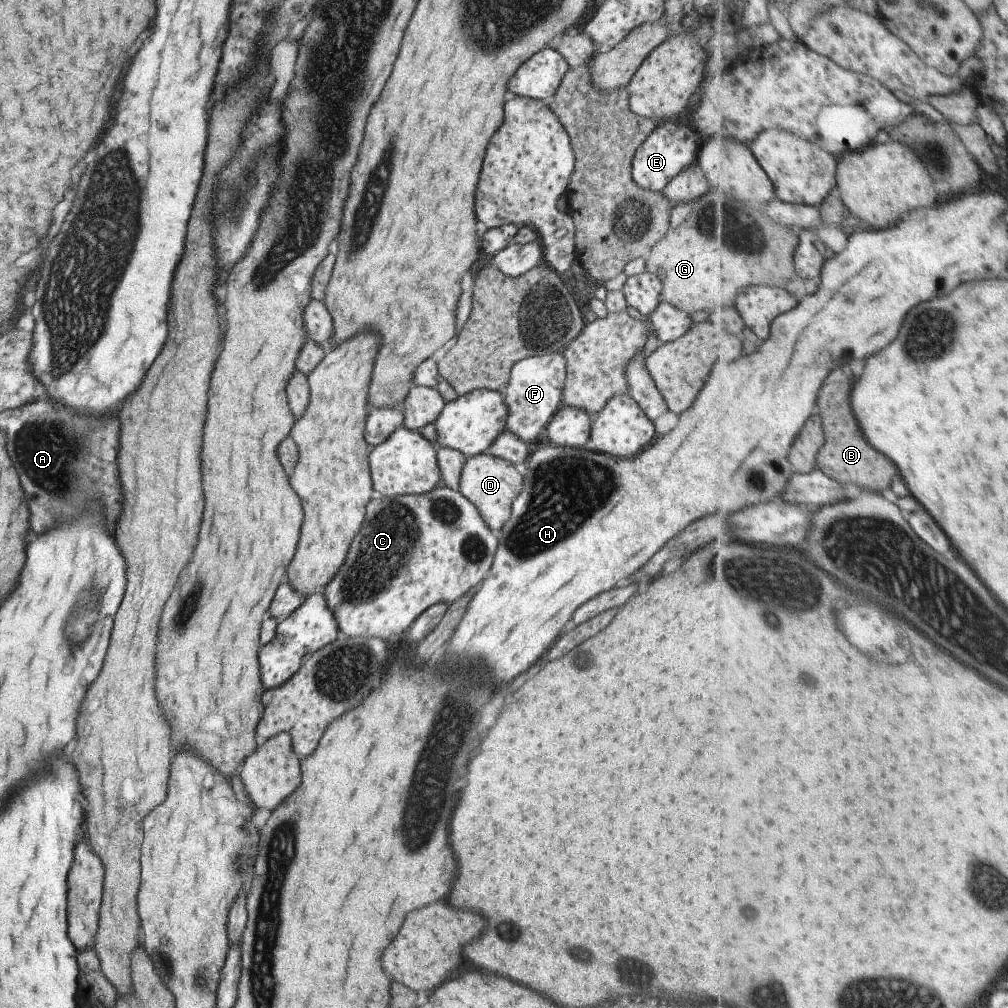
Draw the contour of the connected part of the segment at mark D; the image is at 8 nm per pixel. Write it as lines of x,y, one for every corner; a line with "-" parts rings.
487,453
477,454
465,461
458,478
458,491
473,503
481,520
490,530
499,530
511,516
511,502
522,488
520,476
512,464

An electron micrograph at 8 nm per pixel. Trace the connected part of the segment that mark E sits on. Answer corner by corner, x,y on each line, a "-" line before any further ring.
684,119
665,121
639,144
630,162
630,175
637,188
645,191
661,191
672,180
696,160
699,138
691,124

